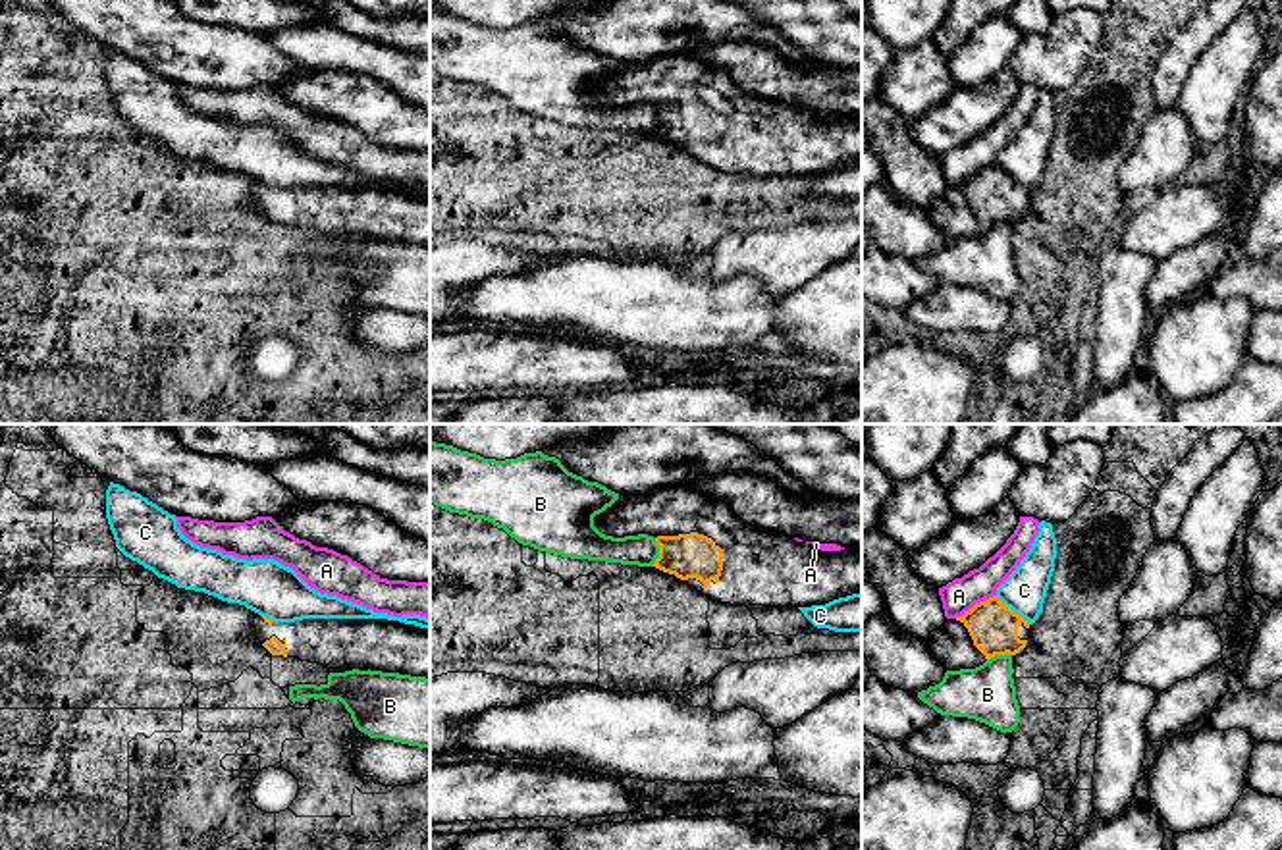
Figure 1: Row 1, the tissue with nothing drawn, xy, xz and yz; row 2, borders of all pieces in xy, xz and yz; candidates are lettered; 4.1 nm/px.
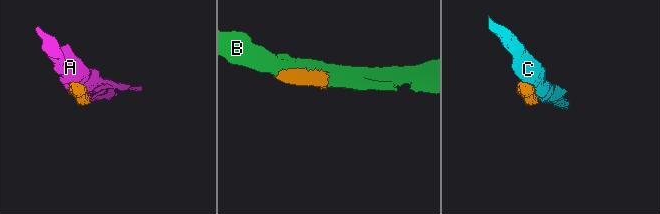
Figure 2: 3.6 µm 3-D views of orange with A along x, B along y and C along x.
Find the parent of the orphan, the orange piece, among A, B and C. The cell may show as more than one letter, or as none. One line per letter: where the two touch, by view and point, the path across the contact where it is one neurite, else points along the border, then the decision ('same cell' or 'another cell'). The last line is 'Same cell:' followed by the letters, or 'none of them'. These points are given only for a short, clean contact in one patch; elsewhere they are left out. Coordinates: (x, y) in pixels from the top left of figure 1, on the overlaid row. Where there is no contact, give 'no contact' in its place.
A: yz (976, 604) | another cell
B: xz (660, 552) | another cell
C: yz (1011, 610) | another cell
Same cell: none of them

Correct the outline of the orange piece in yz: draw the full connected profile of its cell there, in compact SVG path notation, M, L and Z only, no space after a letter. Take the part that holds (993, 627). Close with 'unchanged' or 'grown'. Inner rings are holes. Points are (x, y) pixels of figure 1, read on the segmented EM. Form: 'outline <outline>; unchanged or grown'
outline M993 596L962 617L947 619L927 644L947 671L960 671L975 669L995 655L1016 655L1028 638L1029 623Z; grown

